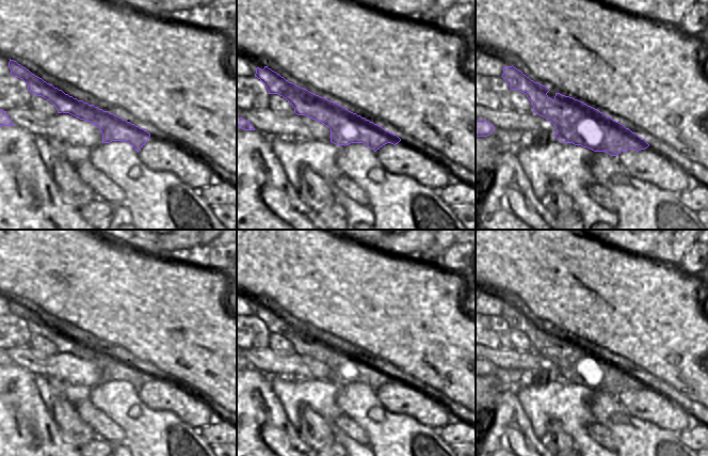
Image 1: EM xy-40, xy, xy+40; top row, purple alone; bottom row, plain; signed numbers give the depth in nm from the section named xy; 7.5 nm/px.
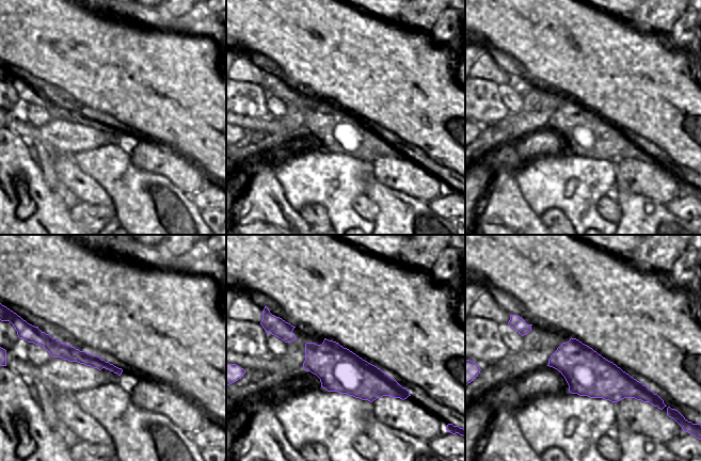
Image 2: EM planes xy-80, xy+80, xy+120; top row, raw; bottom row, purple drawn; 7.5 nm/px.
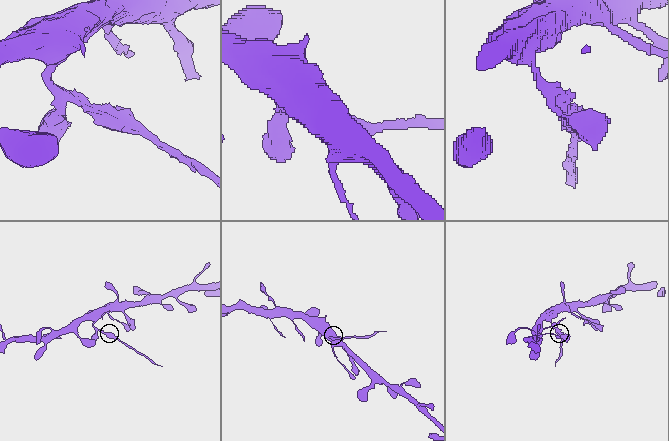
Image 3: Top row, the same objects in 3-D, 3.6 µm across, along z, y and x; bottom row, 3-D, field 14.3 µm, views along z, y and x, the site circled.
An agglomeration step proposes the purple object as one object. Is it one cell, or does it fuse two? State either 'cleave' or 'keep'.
cleave

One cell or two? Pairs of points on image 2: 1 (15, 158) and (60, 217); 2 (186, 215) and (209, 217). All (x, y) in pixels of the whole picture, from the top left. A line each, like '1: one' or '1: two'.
1: one
2: two

